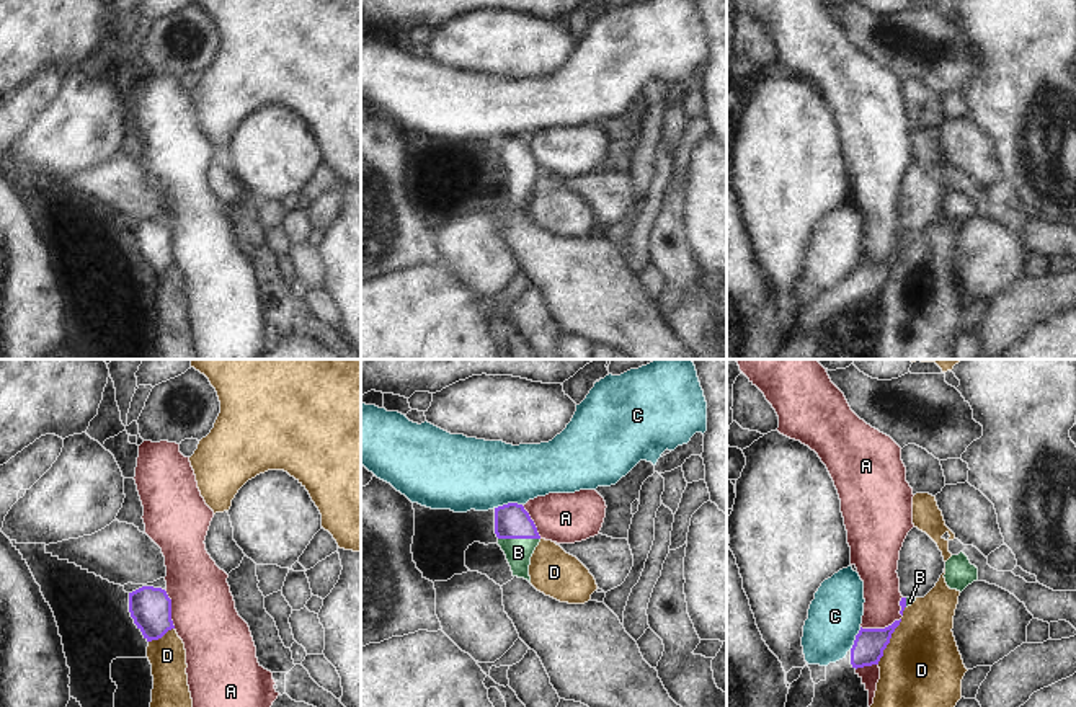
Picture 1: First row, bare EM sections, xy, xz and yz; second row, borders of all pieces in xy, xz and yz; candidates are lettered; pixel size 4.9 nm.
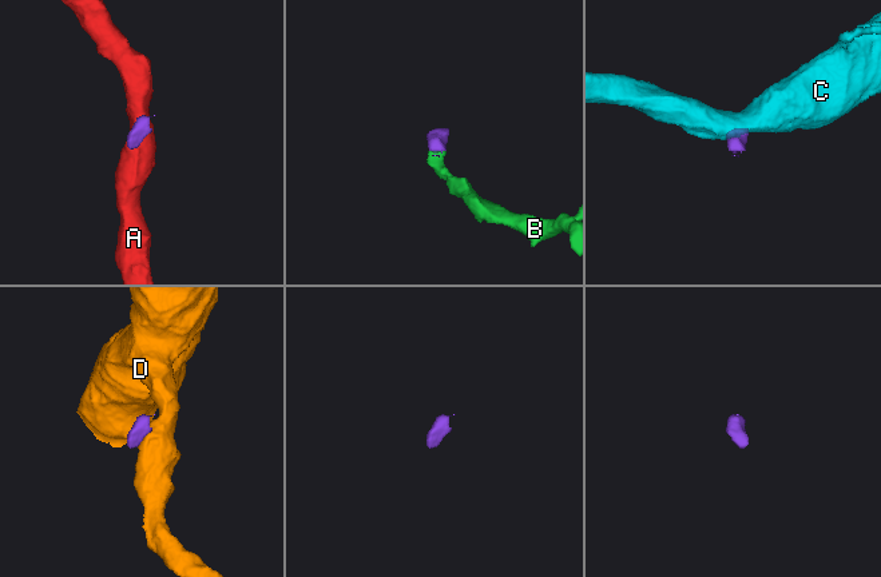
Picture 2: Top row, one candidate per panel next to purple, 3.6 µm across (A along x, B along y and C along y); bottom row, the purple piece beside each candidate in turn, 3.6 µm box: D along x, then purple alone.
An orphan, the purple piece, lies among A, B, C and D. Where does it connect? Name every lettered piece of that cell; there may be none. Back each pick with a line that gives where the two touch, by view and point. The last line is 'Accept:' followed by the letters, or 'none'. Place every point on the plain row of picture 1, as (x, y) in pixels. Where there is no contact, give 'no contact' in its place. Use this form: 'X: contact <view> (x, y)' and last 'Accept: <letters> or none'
B: contact xz (520, 172)
Accept: B

